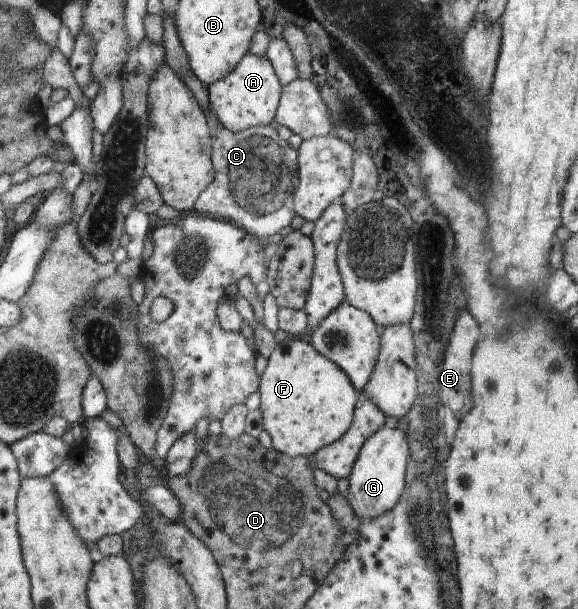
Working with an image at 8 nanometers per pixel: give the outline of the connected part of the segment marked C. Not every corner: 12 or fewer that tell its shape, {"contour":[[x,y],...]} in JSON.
{"contour":[[219,125],[193,213],[266,240],[295,218],[298,152]]}

